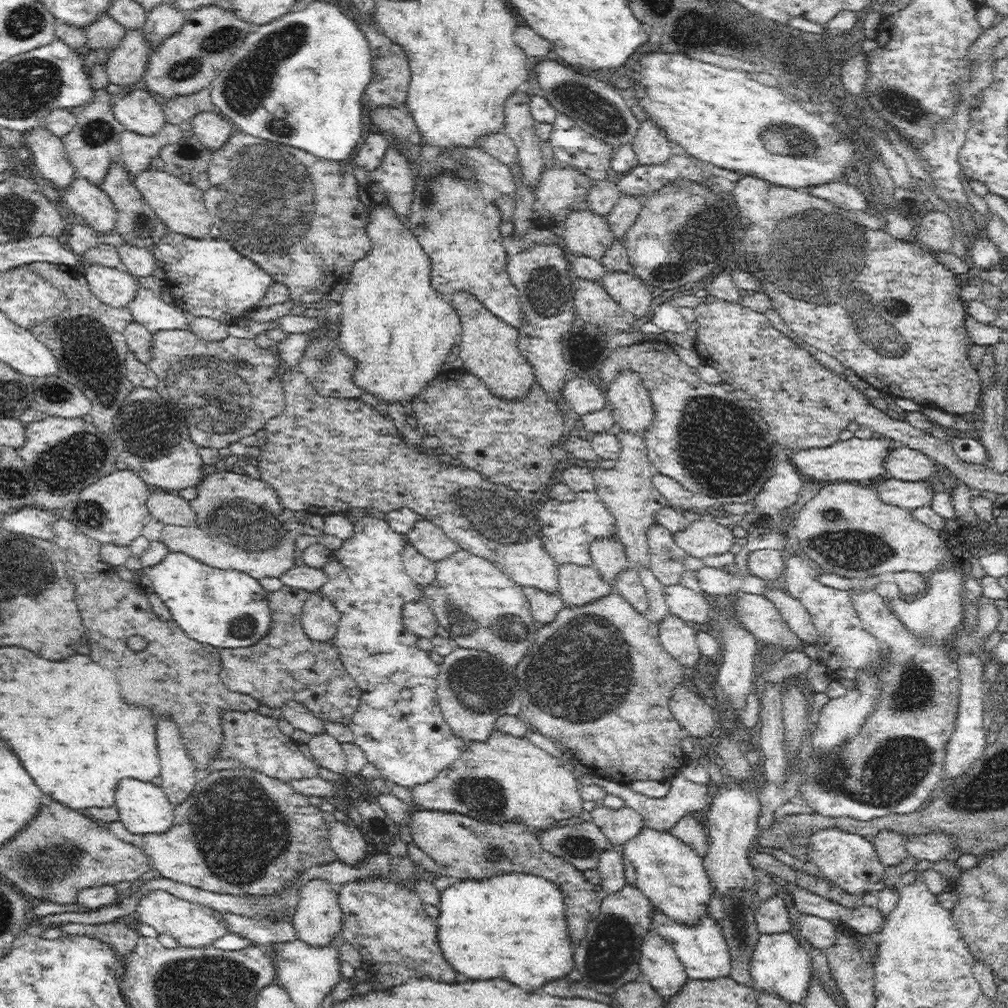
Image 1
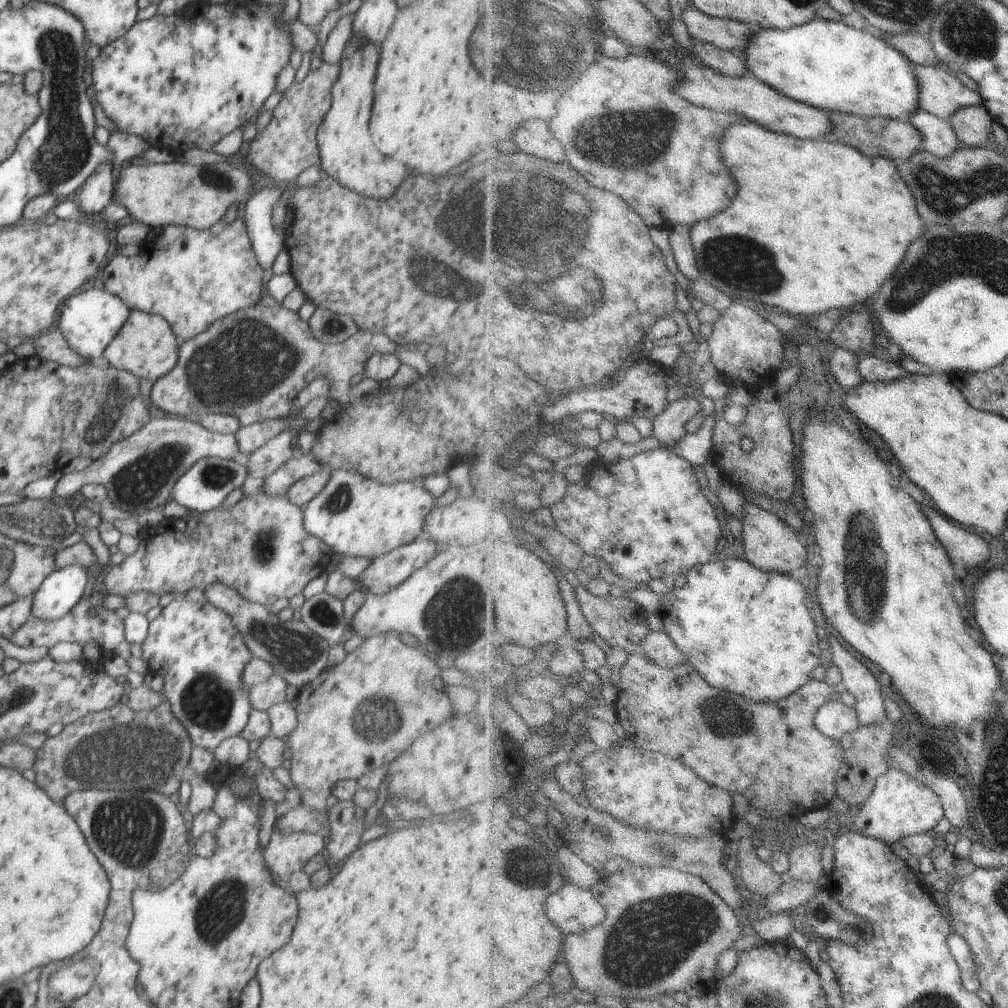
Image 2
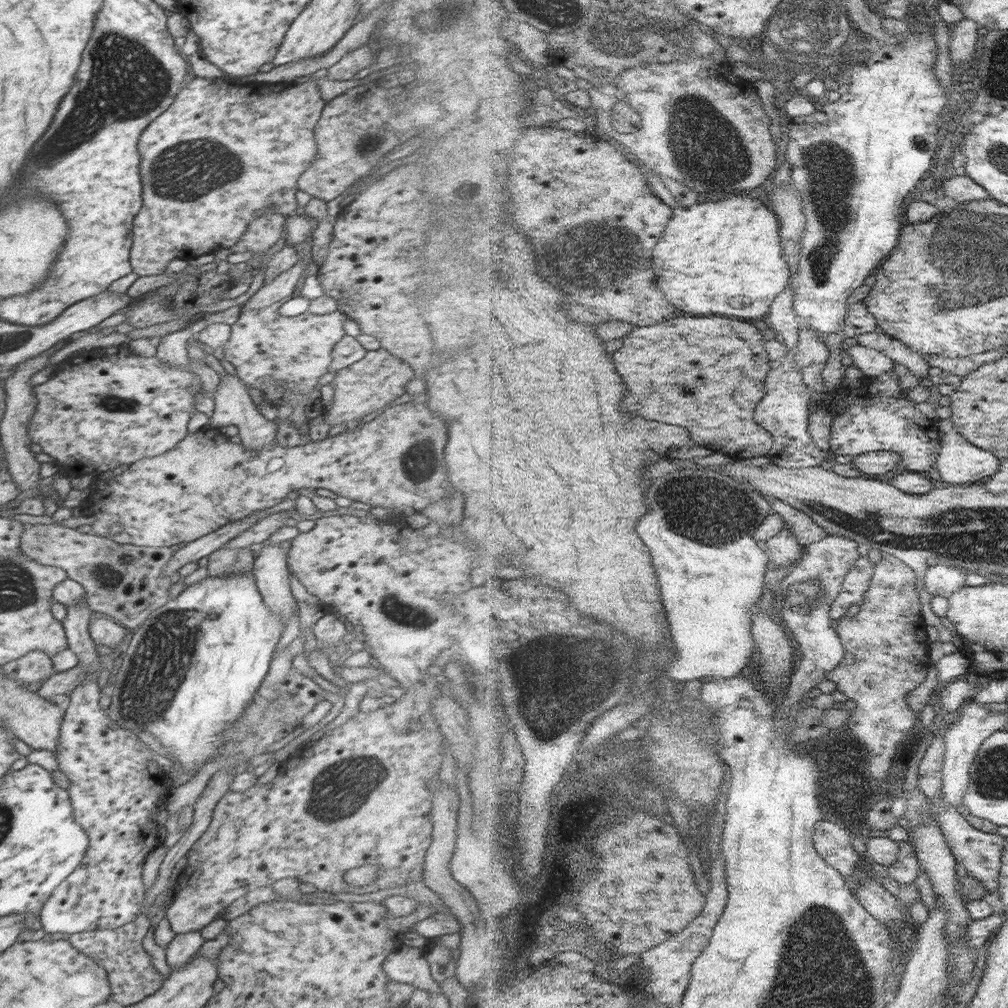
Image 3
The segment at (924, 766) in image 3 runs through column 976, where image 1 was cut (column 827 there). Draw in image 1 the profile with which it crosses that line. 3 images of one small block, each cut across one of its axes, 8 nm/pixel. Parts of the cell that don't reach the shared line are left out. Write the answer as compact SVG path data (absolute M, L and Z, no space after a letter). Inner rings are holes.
M837 827L817 830L810 837L809 855L811 856L811 860L815 862L815 865L822 871L823 877L834 884L838 884L848 894L862 895L866 894L866 892L877 893L886 887L884 872L886 872L887 866L878 859L874 843L865 839L860 832L843 831L843 829Z

